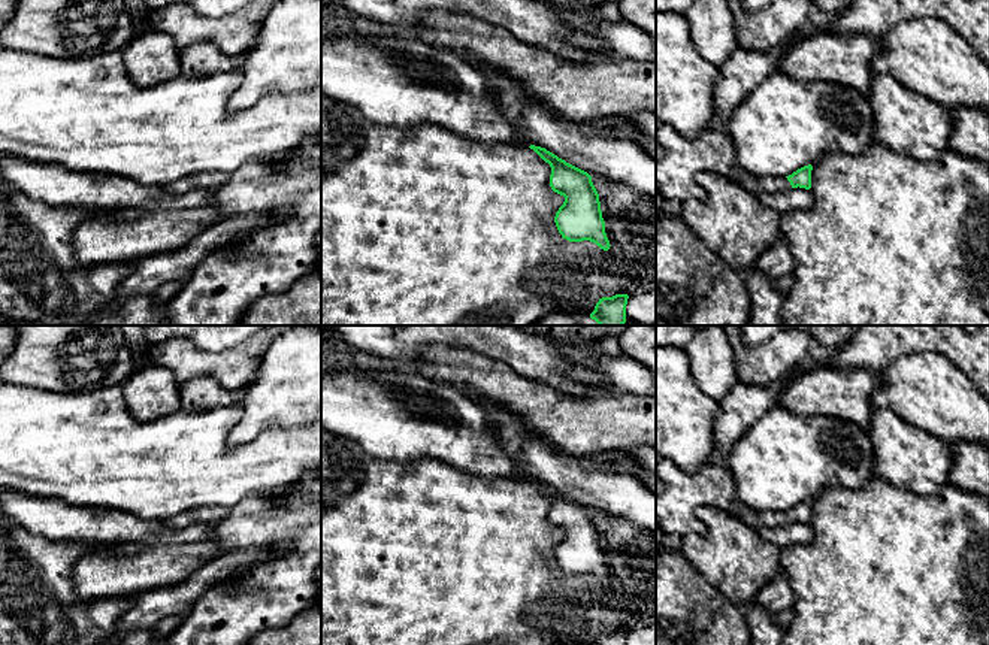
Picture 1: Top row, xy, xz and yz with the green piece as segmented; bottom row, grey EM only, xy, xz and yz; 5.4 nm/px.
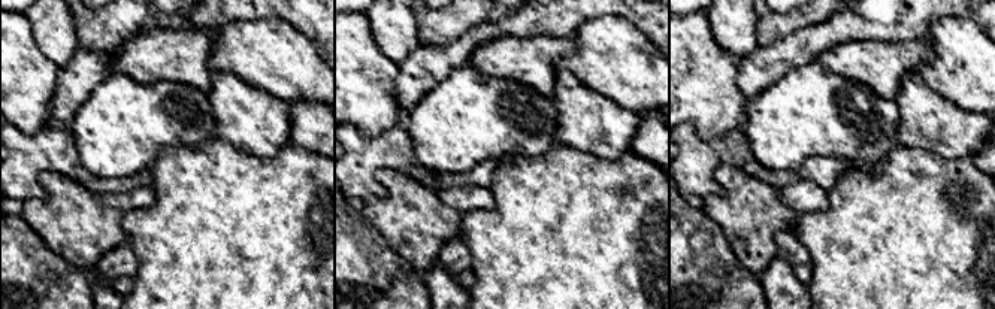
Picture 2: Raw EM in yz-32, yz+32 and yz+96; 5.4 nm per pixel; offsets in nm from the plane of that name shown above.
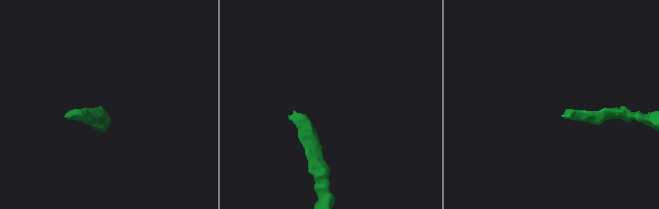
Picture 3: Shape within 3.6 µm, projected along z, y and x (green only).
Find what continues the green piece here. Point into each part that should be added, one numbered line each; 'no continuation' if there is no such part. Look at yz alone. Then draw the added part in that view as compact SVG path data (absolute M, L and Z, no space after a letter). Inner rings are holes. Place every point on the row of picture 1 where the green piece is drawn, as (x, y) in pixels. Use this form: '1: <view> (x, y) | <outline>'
1: yz (683, 159) | M656 124L656 140L663 155L656 161L656 190L665 200L702 200L696 182L699 172L714 172L741 185L754 196L790 190L787 178L759 178L737 161L732 137L723 127L704 130L687 139L668 124Z

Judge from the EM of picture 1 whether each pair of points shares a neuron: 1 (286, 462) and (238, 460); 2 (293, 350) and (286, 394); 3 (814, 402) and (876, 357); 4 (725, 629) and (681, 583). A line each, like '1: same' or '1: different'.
1: same
2: same
3: different
4: same

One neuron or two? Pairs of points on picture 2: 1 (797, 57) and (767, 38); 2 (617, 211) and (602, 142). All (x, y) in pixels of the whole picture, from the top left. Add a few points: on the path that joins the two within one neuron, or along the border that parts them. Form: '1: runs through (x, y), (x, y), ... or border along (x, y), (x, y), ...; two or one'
1: border along (806, 26), (773, 44), (759, 45); two
2: border along (571, 148), (607, 158), (617, 158), (631, 150); two

